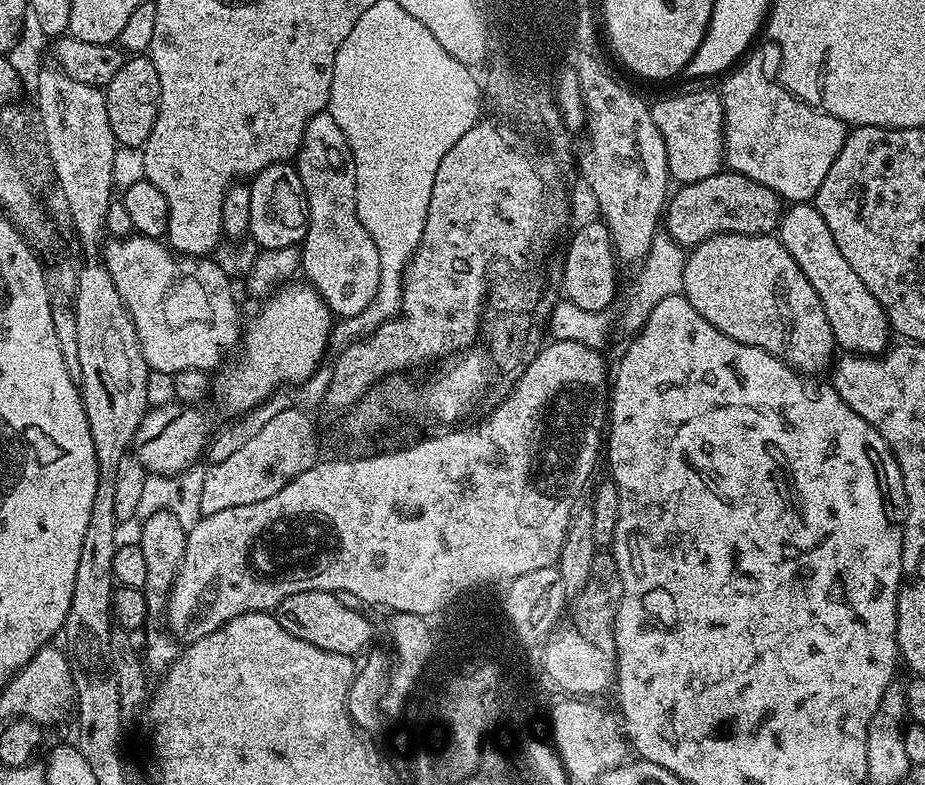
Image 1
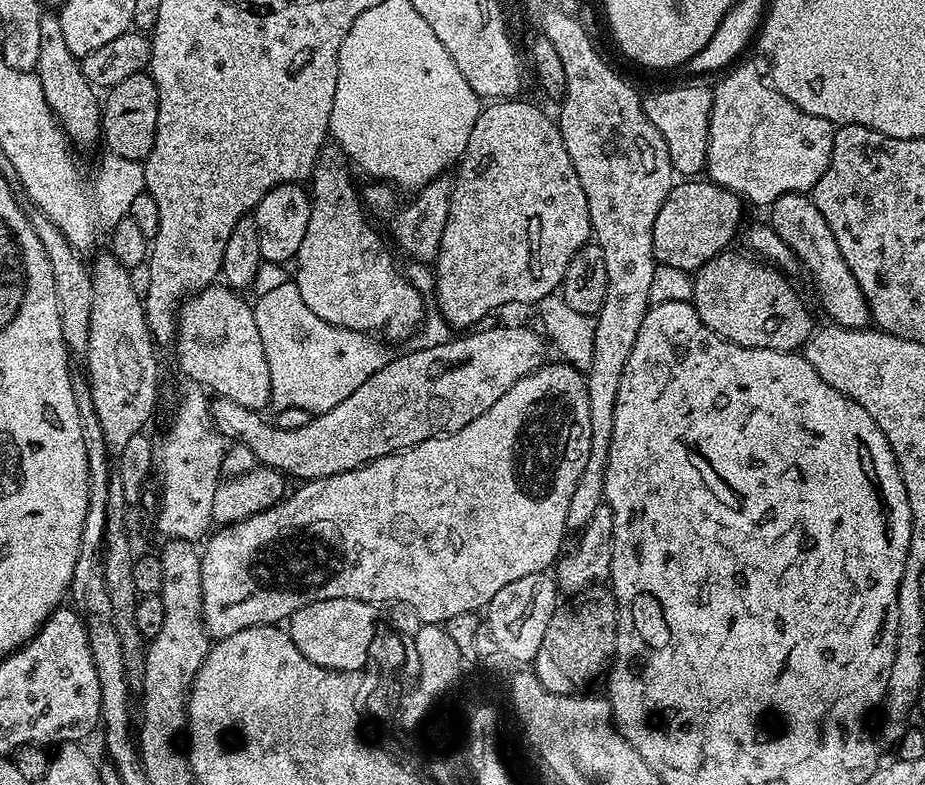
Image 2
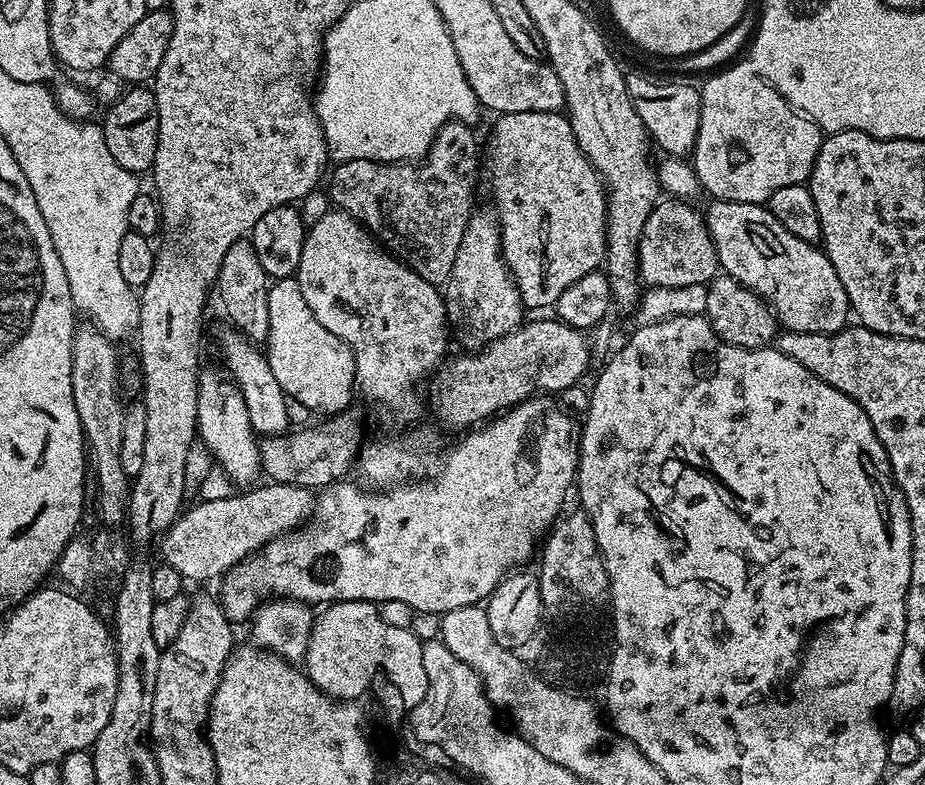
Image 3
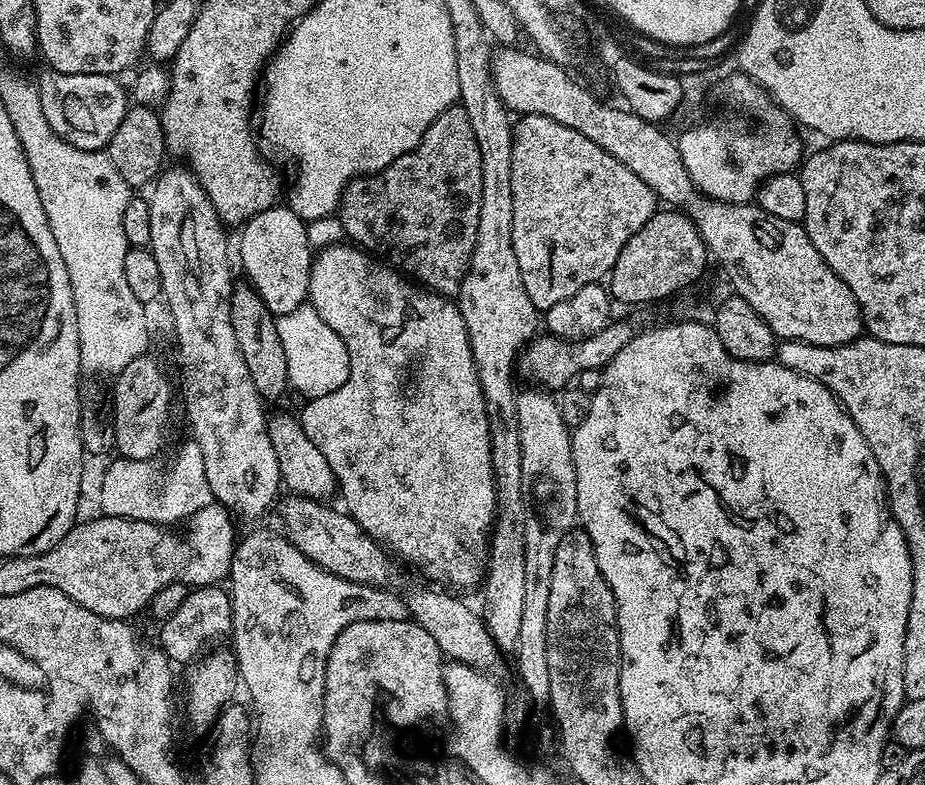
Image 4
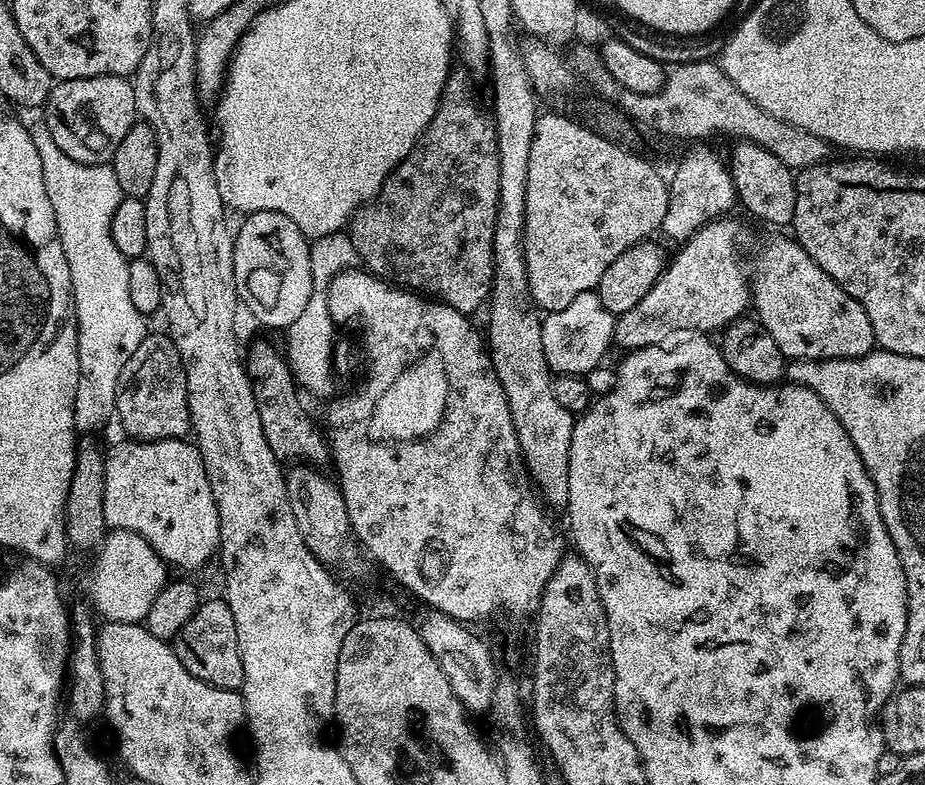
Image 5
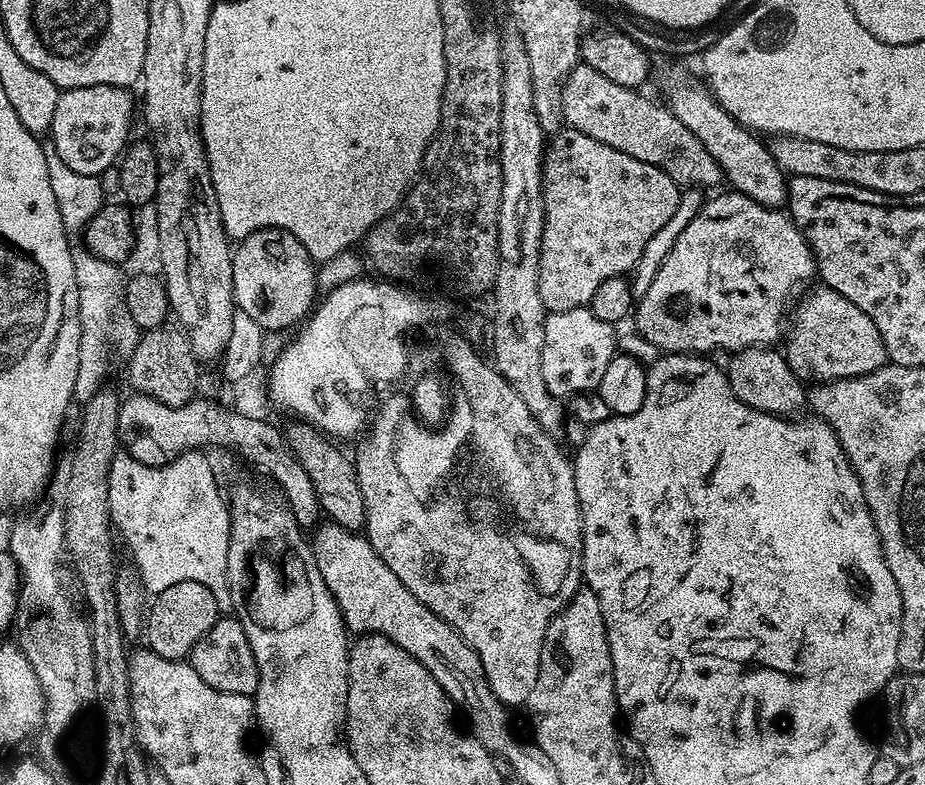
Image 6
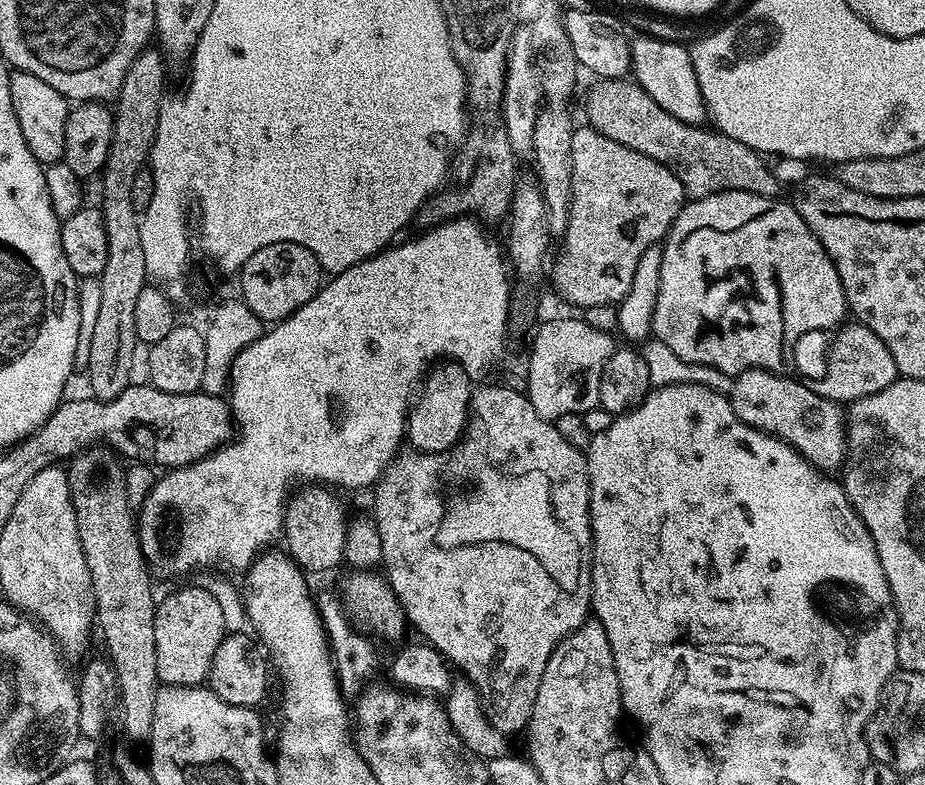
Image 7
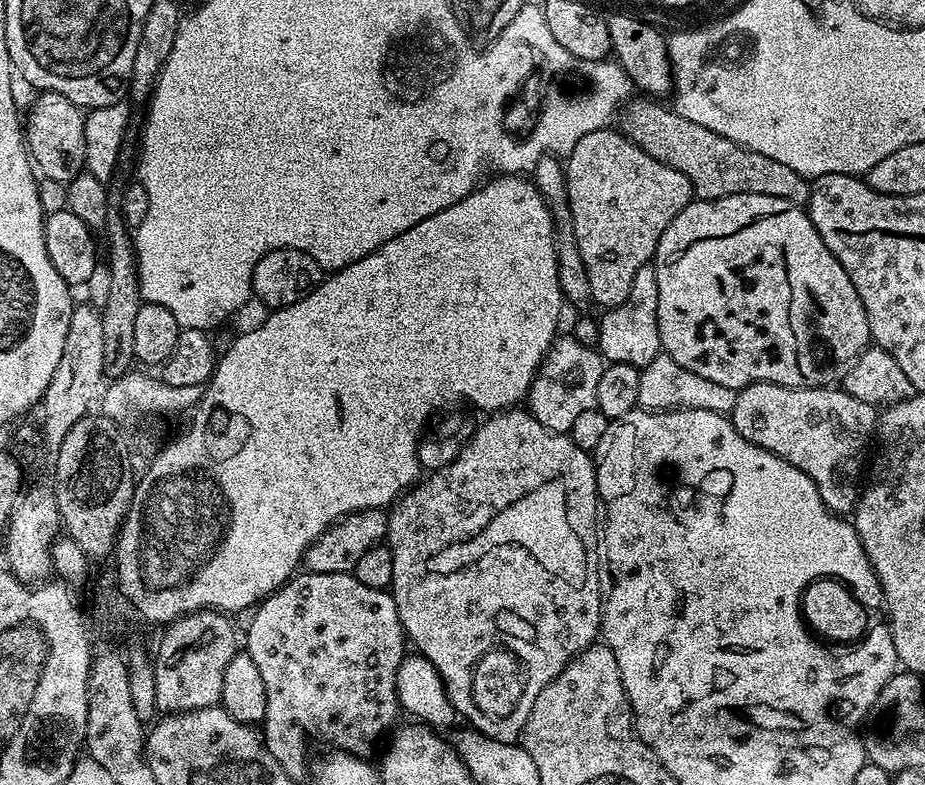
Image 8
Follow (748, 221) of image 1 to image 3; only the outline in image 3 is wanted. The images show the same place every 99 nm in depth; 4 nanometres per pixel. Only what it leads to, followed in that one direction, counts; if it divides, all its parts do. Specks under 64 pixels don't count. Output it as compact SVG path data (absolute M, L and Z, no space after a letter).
M675 198L661 199L653 206L650 218L646 218L646 226L642 226L640 239L640 278L648 288L709 285L716 279L720 268L718 254L708 233L704 212L696 206L695 203Z

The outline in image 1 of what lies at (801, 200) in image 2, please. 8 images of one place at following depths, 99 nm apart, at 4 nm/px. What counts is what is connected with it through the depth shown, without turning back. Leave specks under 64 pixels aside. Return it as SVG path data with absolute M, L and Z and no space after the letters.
M789 203L780 214L778 239L782 246L786 246L786 250L790 250L802 274L810 278L810 286L818 290L818 298L822 298L822 310L826 310L826 318L830 318L830 330L837 345L848 354L881 355L889 347L888 339L894 336L888 327L884 308L878 298L866 290L866 282L854 274L842 250L838 250L834 234L830 234L830 226L826 226L826 218L818 214L815 203Z

